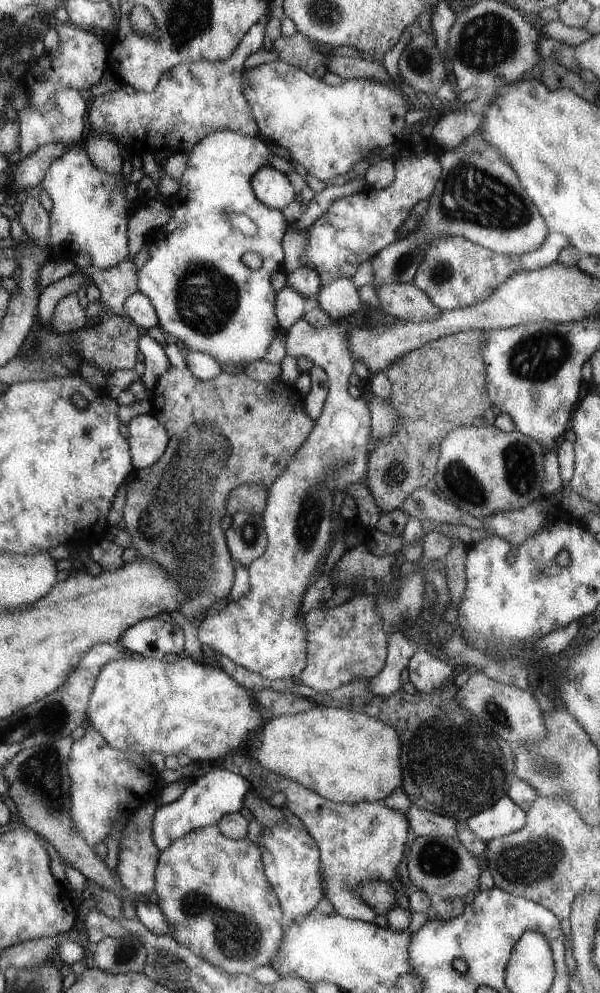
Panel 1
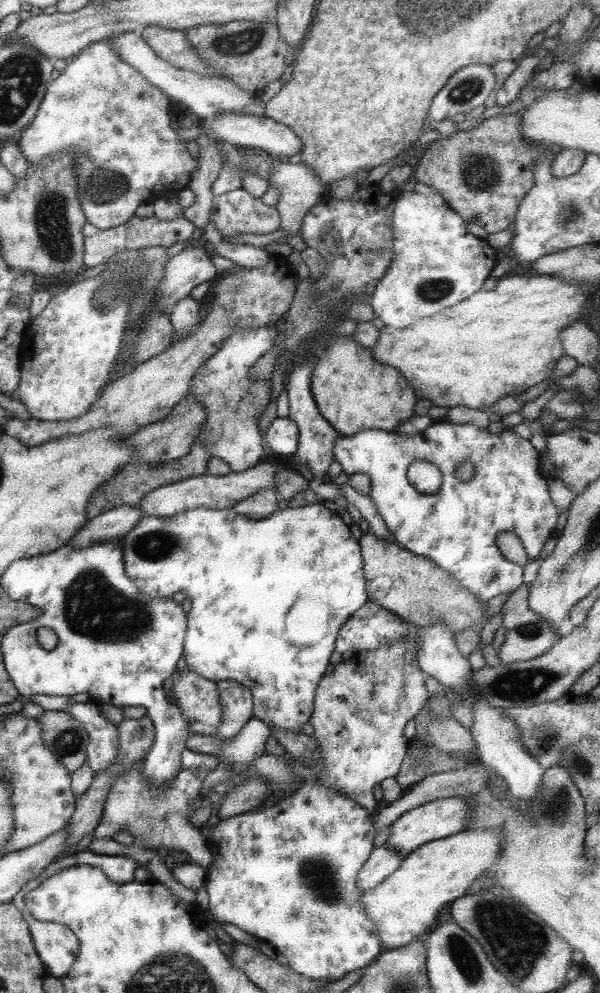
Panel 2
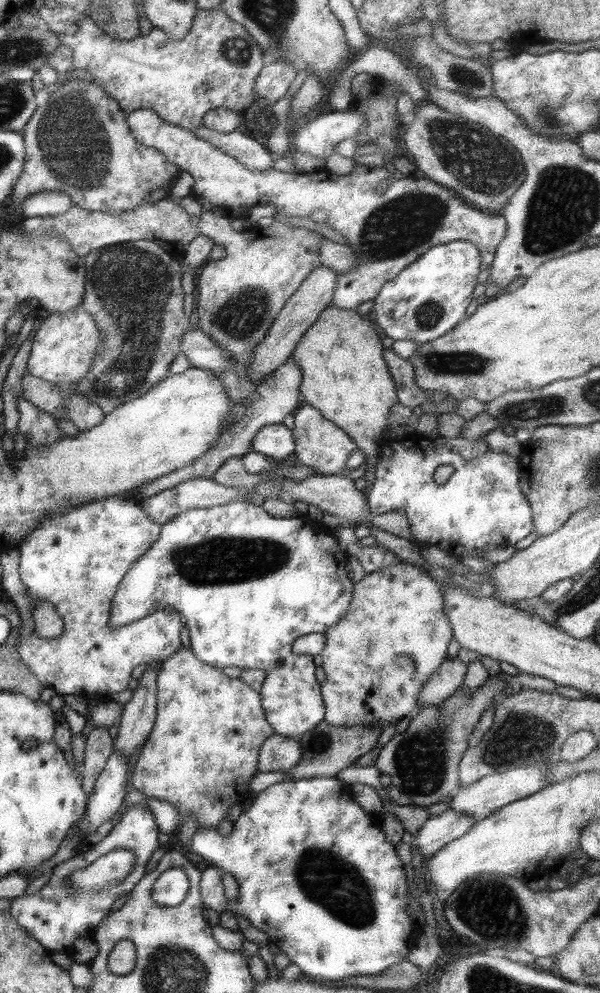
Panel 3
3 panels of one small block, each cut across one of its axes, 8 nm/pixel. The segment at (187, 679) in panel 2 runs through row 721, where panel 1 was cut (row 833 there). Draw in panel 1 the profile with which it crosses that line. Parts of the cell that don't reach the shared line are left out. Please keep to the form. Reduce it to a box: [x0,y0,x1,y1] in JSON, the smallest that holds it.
[154,825,287,976]

